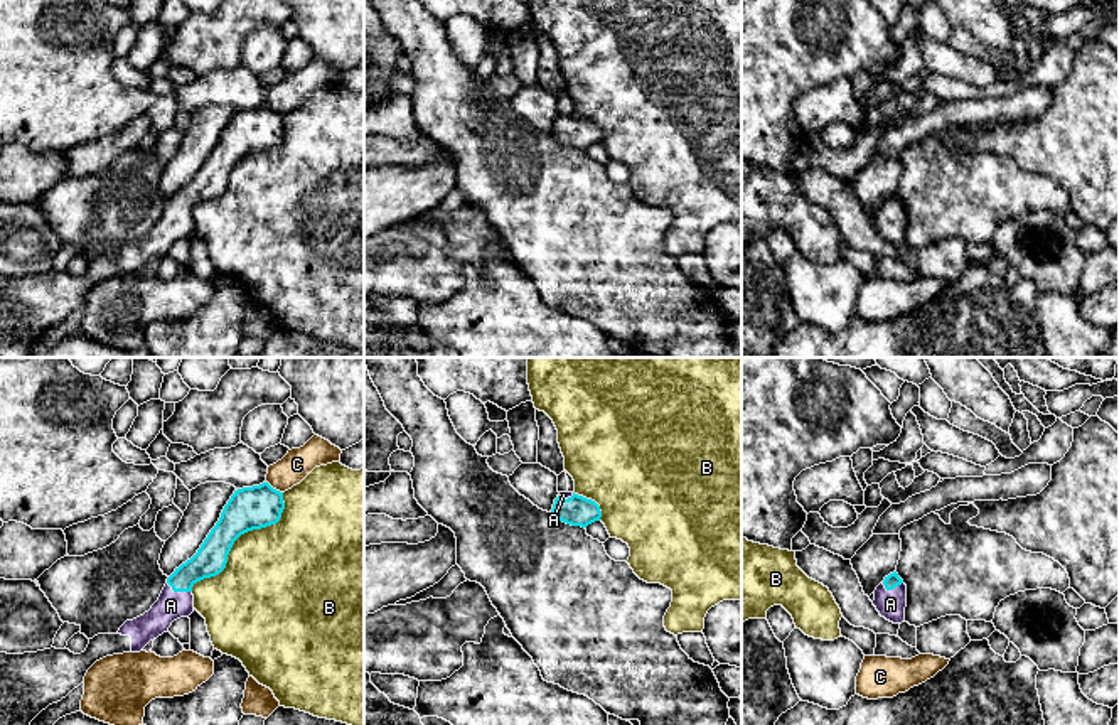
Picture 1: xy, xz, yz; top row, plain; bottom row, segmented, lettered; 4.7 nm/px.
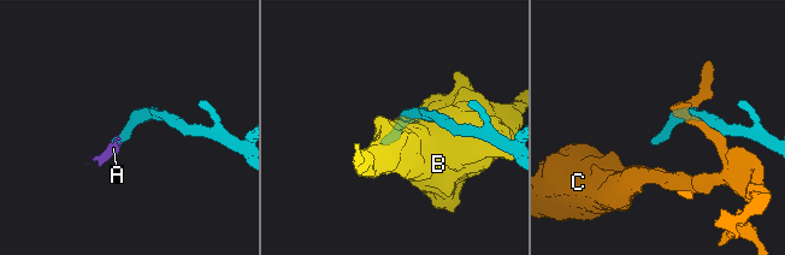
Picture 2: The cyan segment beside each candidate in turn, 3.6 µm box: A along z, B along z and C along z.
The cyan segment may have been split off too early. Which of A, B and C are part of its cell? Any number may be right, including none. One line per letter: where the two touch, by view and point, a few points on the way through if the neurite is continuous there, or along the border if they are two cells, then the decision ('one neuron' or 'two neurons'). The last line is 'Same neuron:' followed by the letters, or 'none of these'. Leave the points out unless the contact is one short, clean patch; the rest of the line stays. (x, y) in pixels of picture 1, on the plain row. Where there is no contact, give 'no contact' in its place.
A: contact xy (179, 213); way xy (211, 181), (179, 213), (171, 228); one neuron
B: contact xy (240, 157); two neurons
C: contact xy (275, 112); two neurons
Same neuron: A

